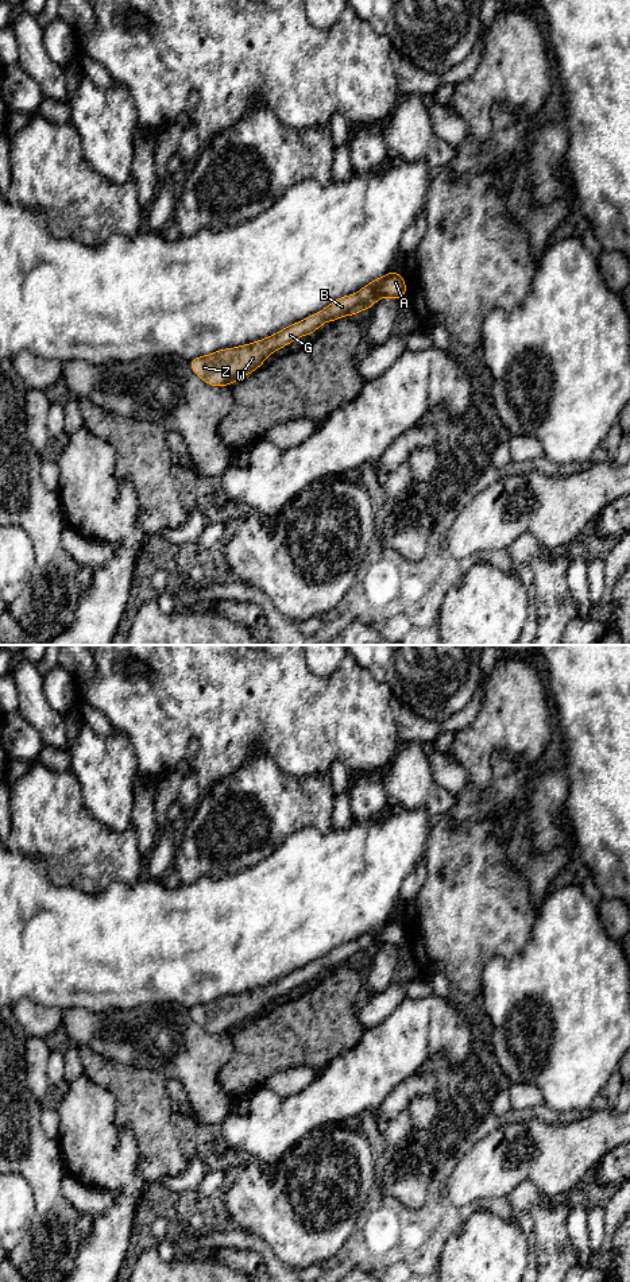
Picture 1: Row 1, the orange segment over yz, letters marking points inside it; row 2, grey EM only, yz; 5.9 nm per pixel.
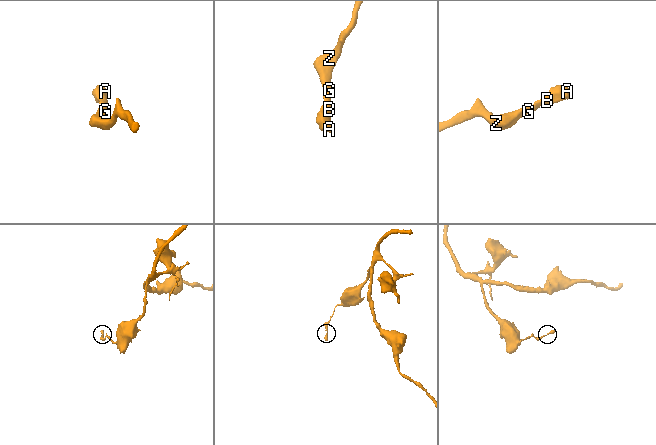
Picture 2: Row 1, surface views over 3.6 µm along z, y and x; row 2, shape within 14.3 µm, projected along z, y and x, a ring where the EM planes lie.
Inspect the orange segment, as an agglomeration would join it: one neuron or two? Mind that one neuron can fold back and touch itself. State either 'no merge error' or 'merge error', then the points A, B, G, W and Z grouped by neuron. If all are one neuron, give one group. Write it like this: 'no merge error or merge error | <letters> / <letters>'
no merge error | A B G W Z

